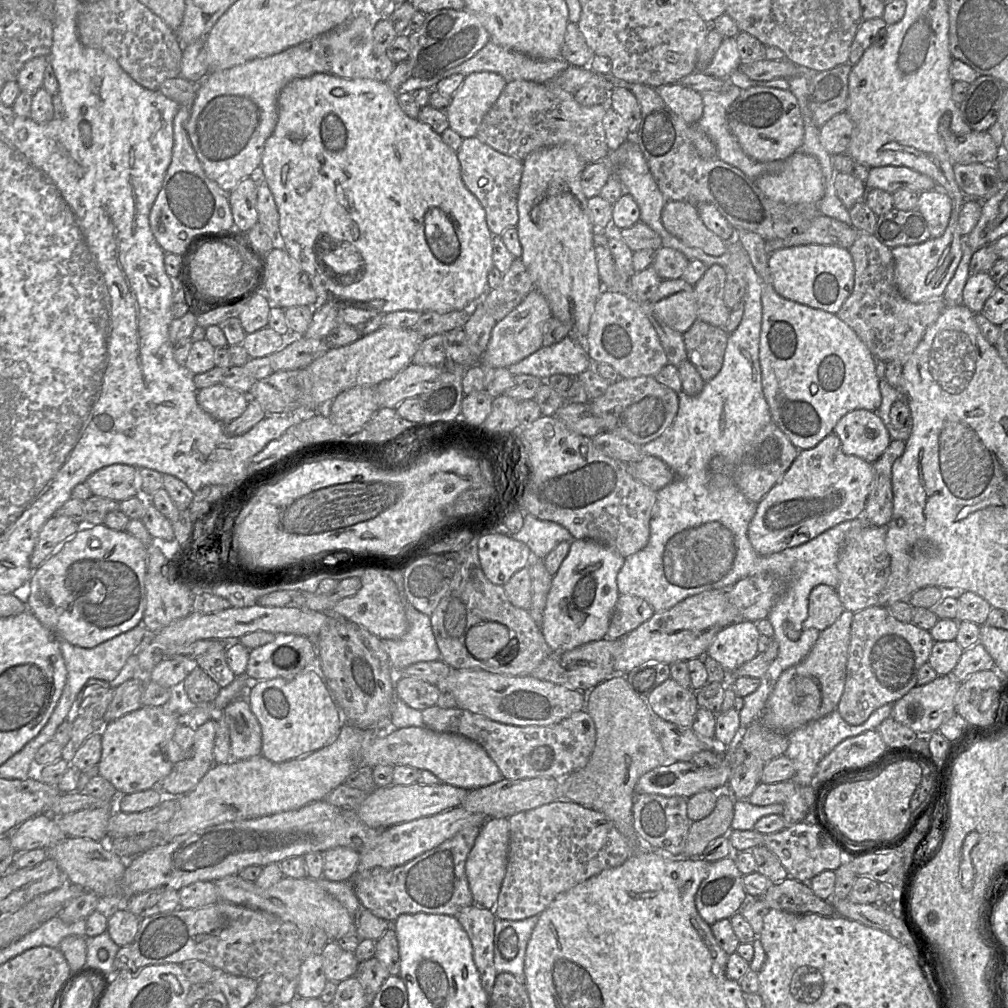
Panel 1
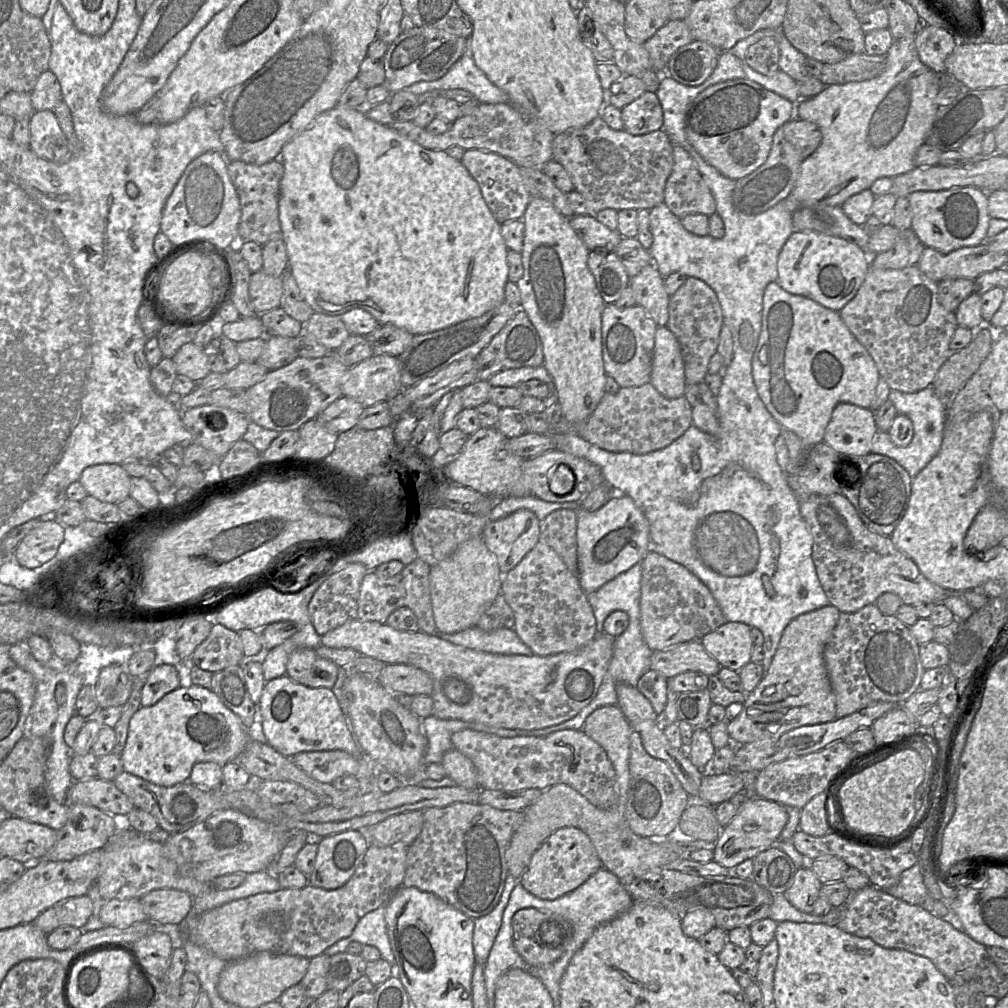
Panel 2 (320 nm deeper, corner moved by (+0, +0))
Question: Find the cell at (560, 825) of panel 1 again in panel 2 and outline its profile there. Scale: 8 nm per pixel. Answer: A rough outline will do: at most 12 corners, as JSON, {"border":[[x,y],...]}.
{"border":[[565,827],[532,855],[519,883],[555,900],[602,868],[590,838]]}

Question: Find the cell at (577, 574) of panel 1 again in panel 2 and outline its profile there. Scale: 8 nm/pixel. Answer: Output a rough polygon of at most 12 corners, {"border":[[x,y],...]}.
{"border":[[615,492],[578,507],[578,580],[586,594],[641,562],[648,521]]}

